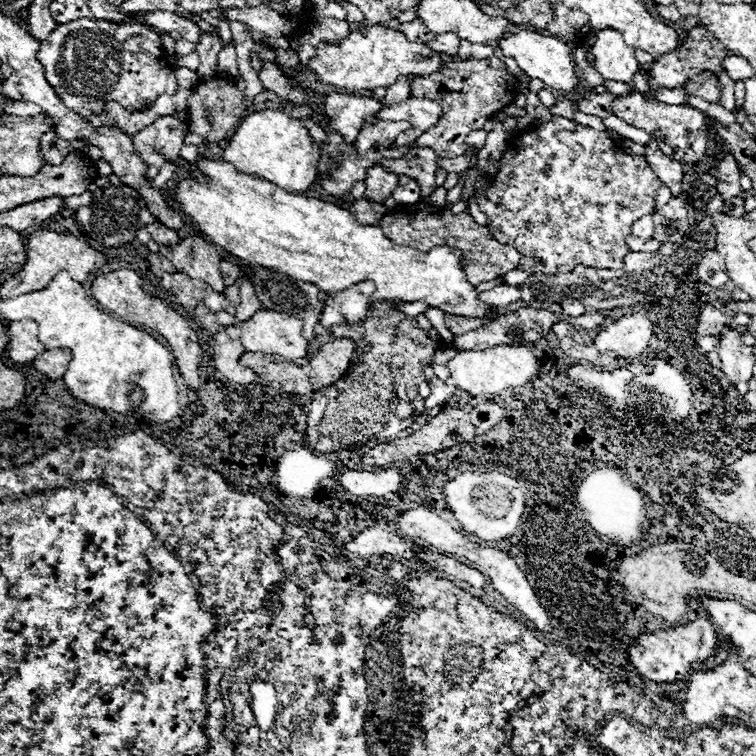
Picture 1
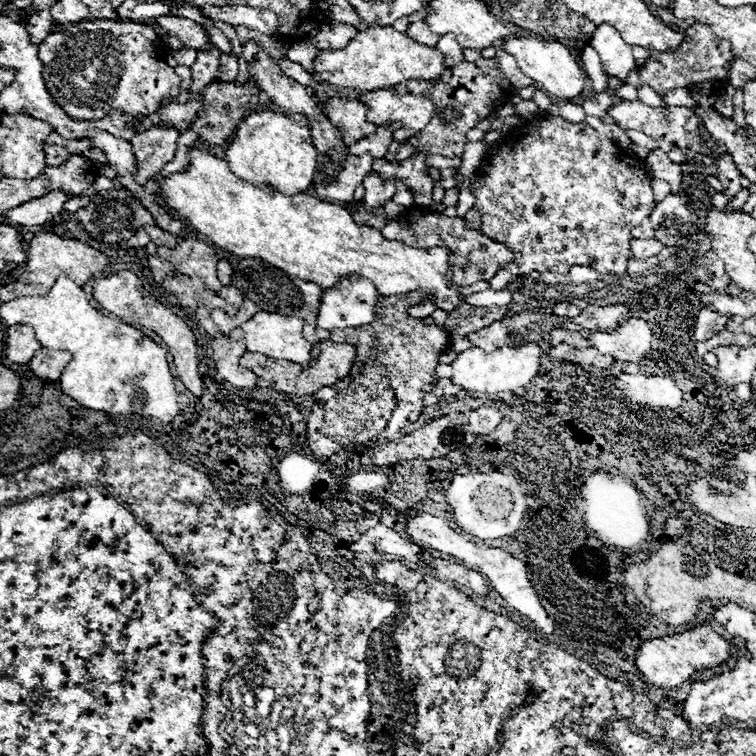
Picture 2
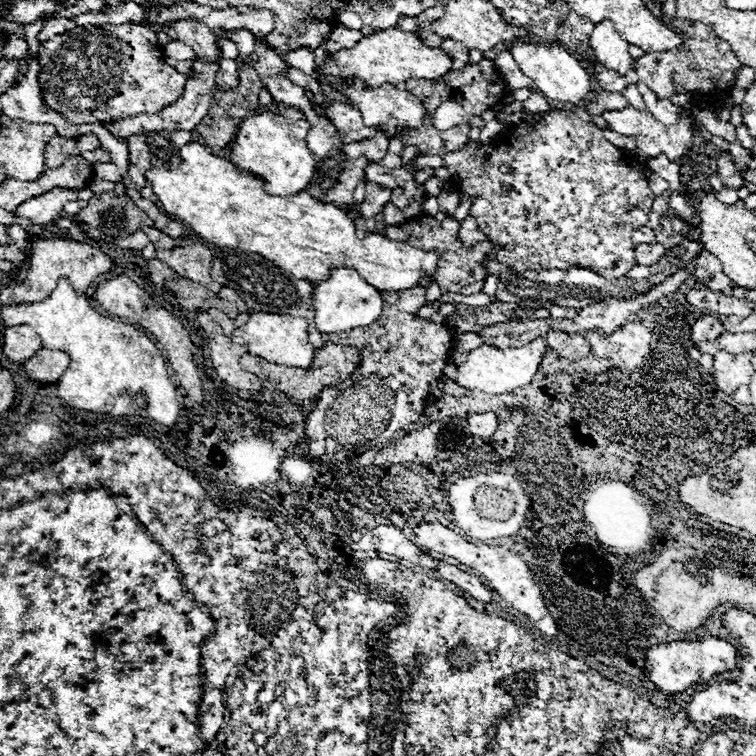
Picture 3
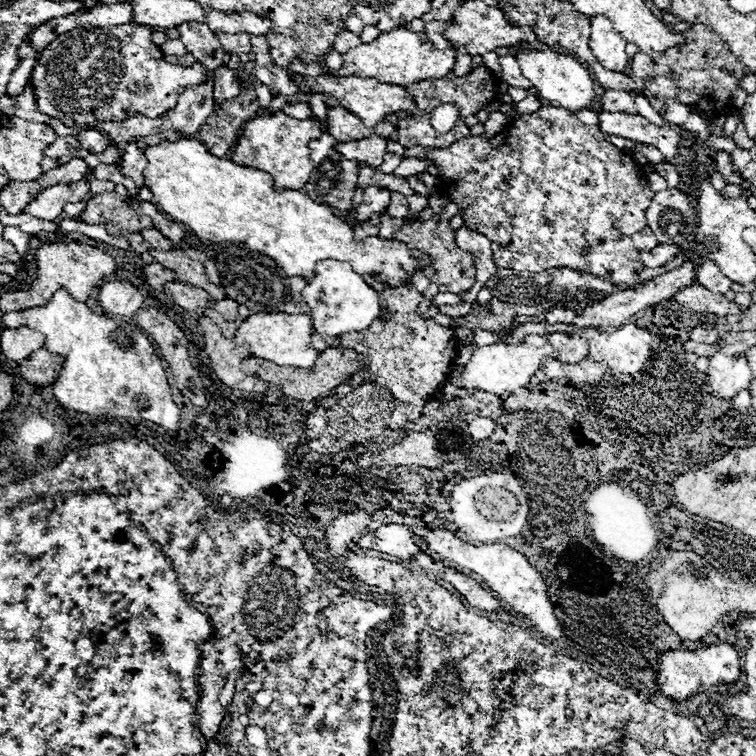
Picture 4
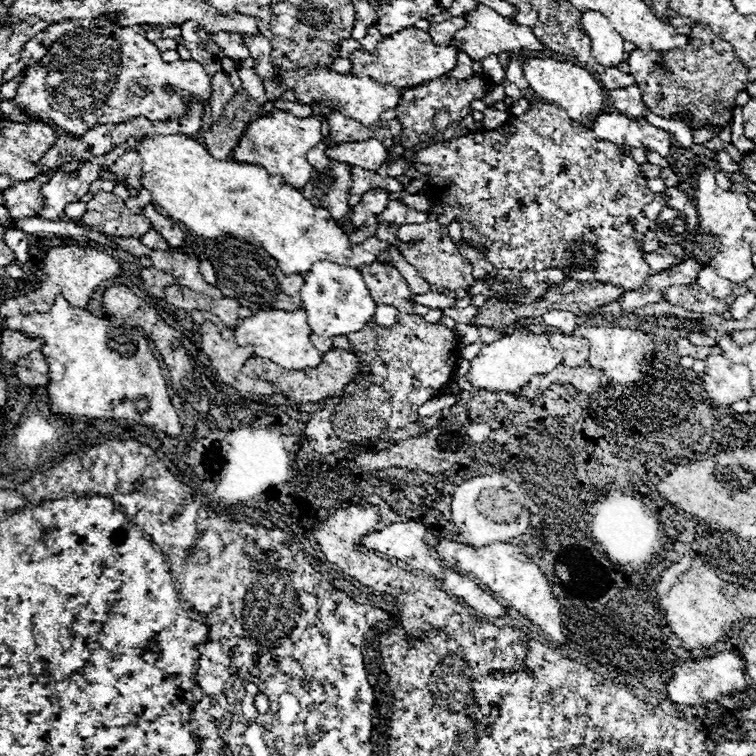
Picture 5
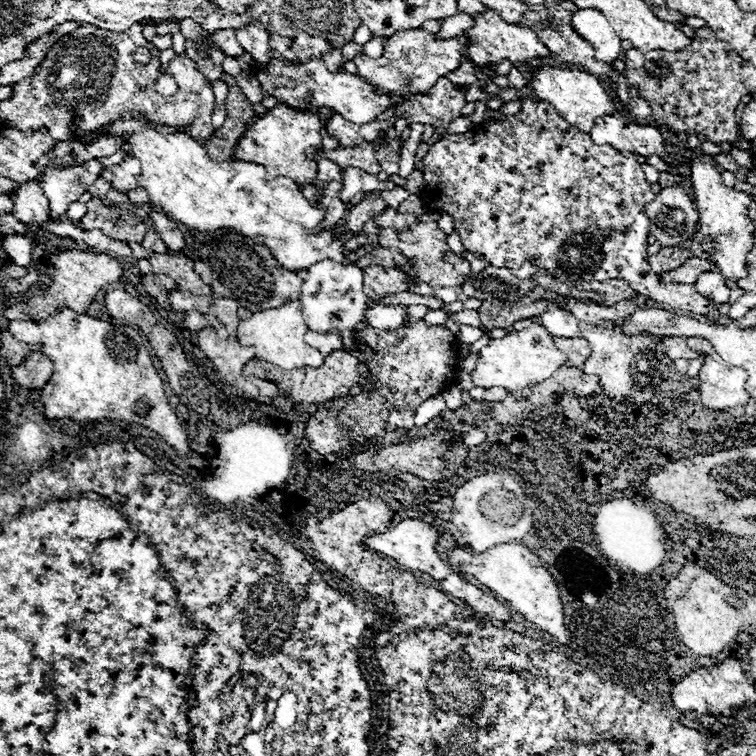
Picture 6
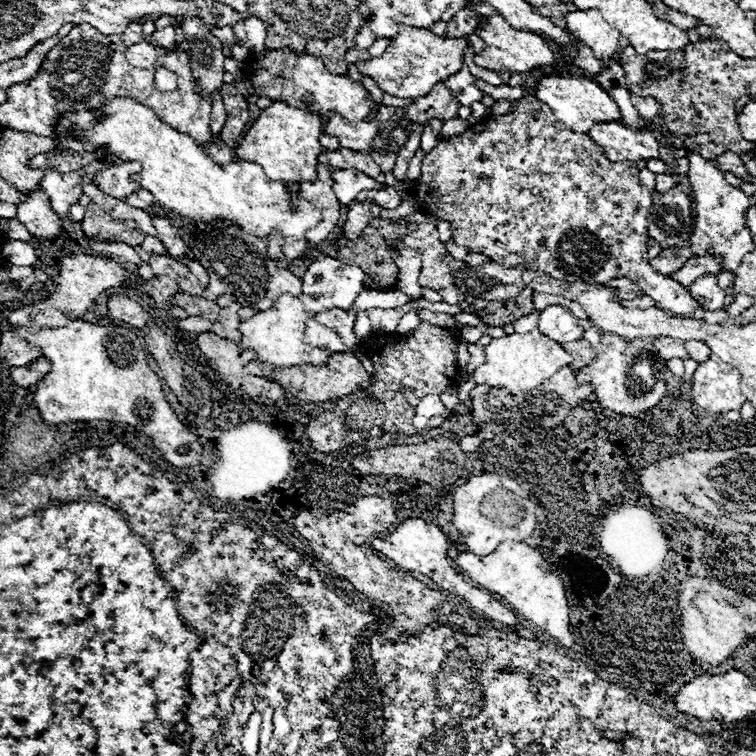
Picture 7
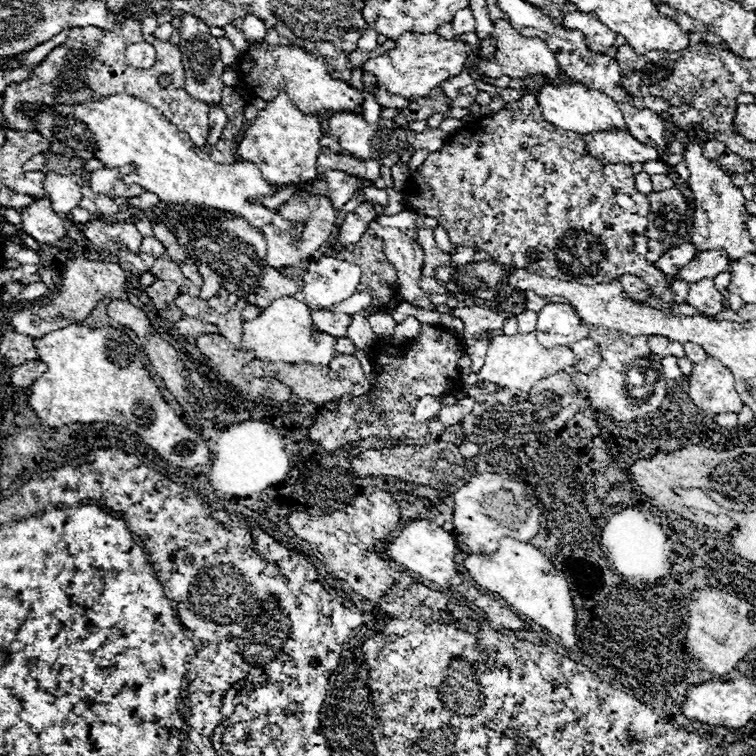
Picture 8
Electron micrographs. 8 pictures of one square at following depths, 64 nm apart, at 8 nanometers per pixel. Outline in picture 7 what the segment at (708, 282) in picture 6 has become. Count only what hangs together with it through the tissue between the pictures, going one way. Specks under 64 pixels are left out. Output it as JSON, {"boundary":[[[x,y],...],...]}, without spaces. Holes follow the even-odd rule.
{"boundary":[[[704,274],[704,278],[698,278],[692,286],[692,296],[700,302],[700,306],[704,306],[706,310],[720,310],[724,308],[724,298],[726,298],[726,290],[722,290],[718,286],[718,278],[714,274]]]}

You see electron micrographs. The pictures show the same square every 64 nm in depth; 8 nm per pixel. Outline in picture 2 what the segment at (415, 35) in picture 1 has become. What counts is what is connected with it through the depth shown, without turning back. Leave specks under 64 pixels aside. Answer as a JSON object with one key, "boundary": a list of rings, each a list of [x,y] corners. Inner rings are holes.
{"boundary":[[[420,20],[420,22],[412,22],[412,24],[408,24],[406,34],[408,34],[410,38],[414,38],[416,42],[426,44],[426,46],[436,46],[436,42],[440,40],[440,36],[432,34],[432,32],[428,30],[428,24],[422,22],[422,20]]]}

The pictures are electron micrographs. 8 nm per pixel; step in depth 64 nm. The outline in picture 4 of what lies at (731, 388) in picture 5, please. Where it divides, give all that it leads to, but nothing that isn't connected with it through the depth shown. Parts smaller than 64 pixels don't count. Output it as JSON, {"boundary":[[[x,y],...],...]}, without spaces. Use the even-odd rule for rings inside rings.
{"boundary":[[[716,352],[710,358],[708,378],[710,378],[710,386],[716,390],[718,396],[734,398],[738,390],[750,386],[752,370],[744,356],[736,358],[736,356],[726,356],[722,352]]]}

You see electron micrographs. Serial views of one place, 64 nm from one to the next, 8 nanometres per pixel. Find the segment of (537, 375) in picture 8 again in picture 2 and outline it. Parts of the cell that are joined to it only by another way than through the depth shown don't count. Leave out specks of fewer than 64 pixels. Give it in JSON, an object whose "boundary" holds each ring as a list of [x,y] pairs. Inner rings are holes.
{"boundary":[[[526,344],[520,348],[496,348],[492,352],[484,352],[480,348],[468,348],[458,354],[458,358],[450,364],[454,370],[452,384],[480,394],[498,394],[498,392],[512,392],[516,388],[526,386],[540,368],[540,348],[538,344]]]}

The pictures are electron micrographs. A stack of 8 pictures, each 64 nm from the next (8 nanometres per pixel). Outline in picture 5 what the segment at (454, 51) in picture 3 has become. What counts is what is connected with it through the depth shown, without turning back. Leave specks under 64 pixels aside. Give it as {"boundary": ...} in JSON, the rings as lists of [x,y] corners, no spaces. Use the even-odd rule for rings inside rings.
{"boundary":[[[458,52],[458,62],[456,62],[456,70],[452,70],[452,74],[448,74],[450,78],[456,78],[456,80],[462,80],[462,78],[470,78],[472,76],[472,58],[466,54],[466,52]]]}

